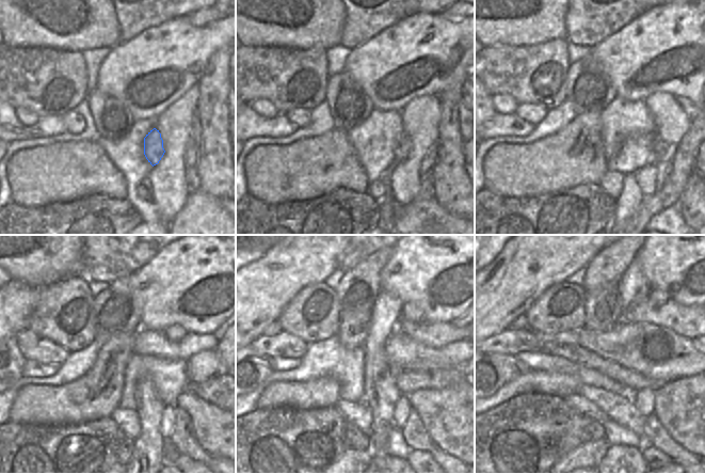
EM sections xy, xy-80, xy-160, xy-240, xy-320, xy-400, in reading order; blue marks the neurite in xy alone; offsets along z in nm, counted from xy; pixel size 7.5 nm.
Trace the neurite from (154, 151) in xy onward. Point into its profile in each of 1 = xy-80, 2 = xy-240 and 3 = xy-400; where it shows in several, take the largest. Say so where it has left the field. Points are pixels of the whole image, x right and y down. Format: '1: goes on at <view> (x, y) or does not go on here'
1: goes on at xy-80 (404, 145)
2: goes on at xy-240 (213, 427)
3: goes on at xy-400 (691, 409)

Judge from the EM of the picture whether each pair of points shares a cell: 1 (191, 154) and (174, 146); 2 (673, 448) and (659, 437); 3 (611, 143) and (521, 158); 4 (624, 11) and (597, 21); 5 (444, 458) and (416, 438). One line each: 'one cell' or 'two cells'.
1: two cells
2: one cell
3: two cells
4: one cell
5: one cell

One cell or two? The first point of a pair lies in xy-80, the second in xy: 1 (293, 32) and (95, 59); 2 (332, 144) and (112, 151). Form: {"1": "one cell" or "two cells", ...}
{"1": "two cells", "2": "two cells"}

